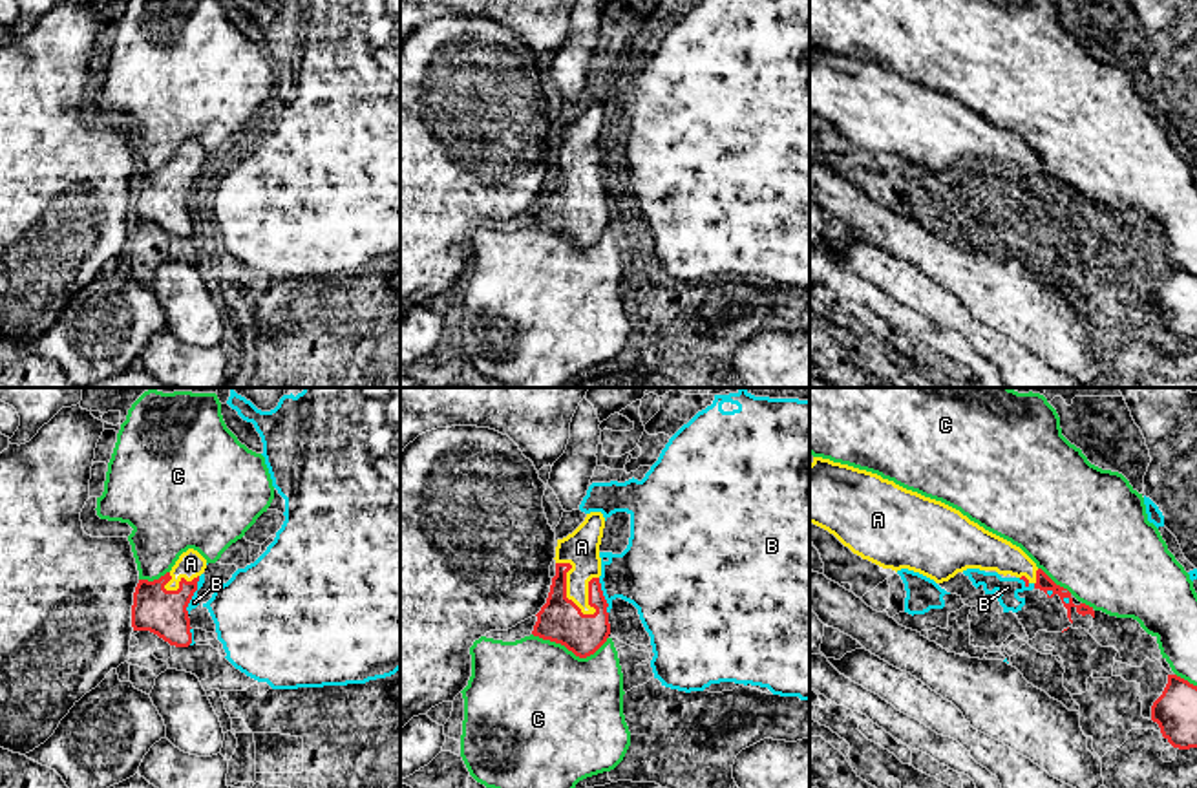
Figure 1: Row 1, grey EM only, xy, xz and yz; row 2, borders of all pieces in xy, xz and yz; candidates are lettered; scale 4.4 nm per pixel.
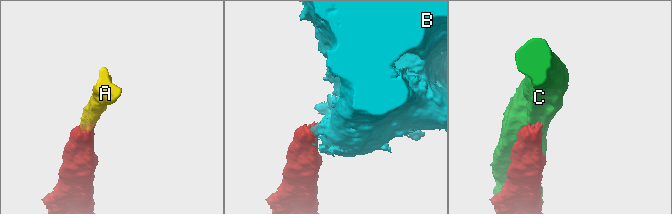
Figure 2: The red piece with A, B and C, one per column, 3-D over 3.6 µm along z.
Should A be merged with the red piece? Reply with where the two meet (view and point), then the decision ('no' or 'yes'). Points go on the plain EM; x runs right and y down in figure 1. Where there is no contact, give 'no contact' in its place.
xz (565, 178) | yes

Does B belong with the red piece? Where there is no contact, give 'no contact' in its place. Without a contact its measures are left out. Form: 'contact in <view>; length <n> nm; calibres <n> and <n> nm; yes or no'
contact in xy; length 180 nm; calibres 200 and 50 nm; no

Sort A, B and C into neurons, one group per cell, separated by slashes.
A / B / C

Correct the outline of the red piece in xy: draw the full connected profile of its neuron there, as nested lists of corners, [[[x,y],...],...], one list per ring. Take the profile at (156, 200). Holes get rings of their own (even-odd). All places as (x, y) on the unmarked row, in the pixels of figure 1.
[[[194,139],[179,146],[159,170],[139,170],[133,183],[132,218],[150,221],[175,238],[192,234],[188,194],[197,181],[207,150]]]

